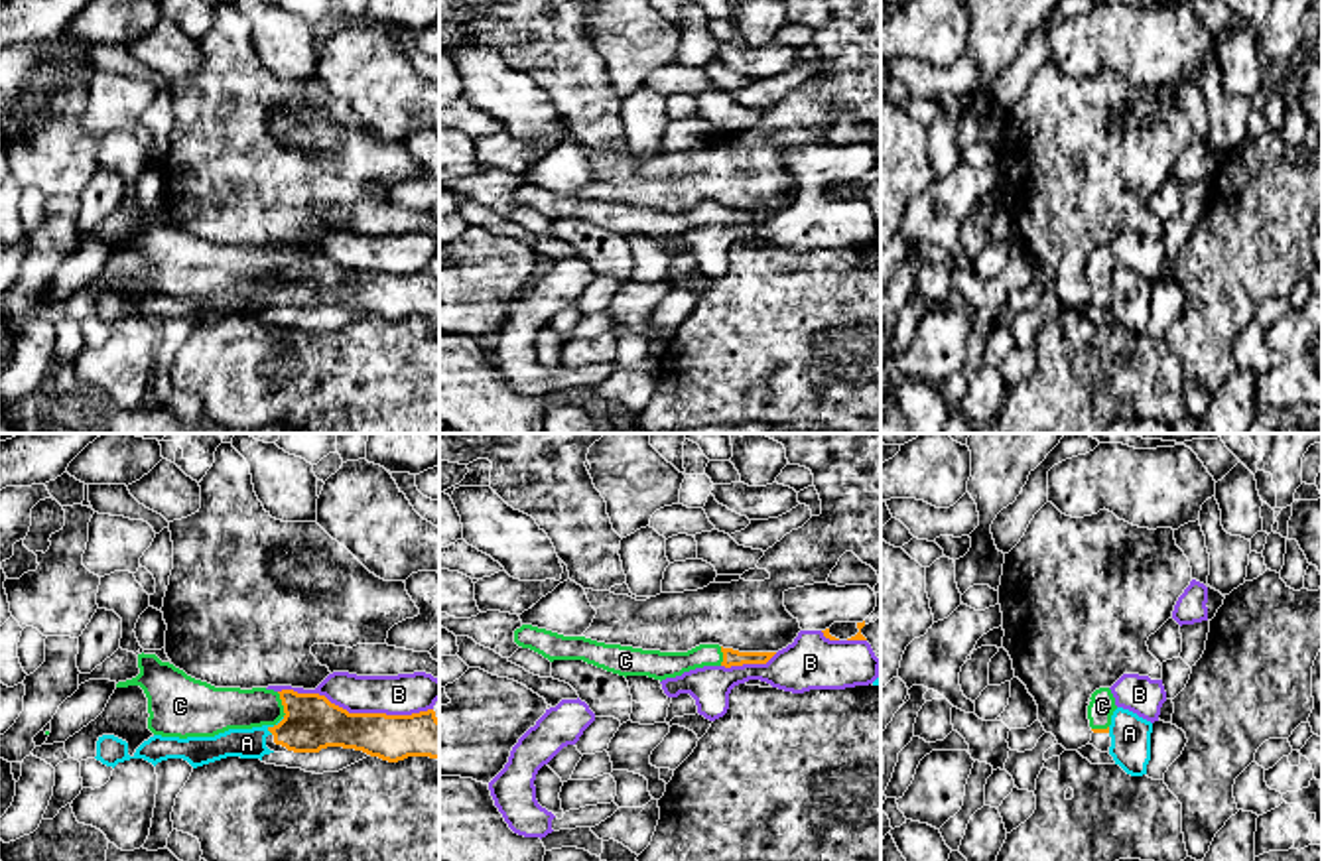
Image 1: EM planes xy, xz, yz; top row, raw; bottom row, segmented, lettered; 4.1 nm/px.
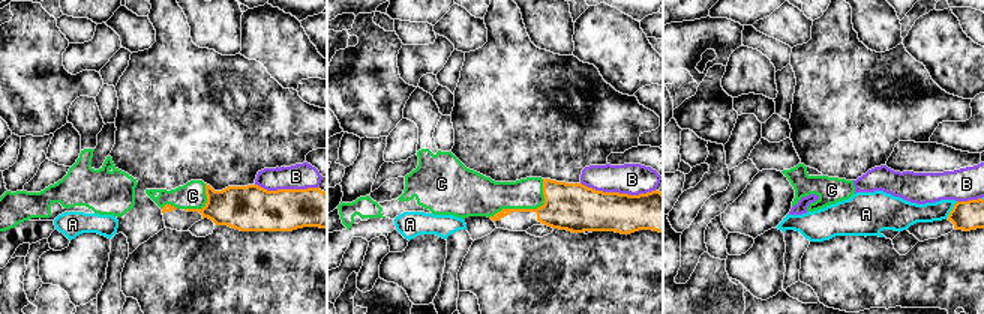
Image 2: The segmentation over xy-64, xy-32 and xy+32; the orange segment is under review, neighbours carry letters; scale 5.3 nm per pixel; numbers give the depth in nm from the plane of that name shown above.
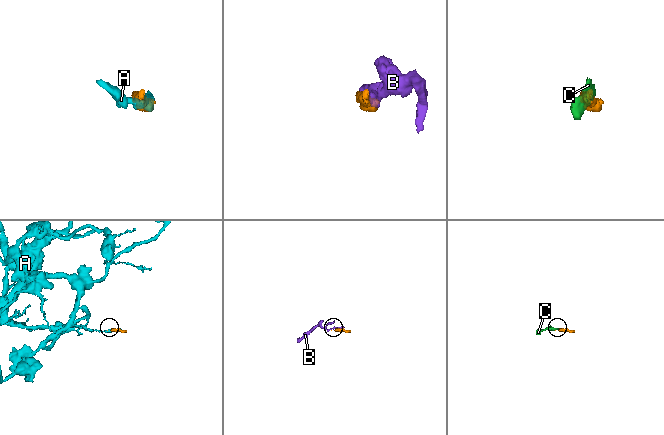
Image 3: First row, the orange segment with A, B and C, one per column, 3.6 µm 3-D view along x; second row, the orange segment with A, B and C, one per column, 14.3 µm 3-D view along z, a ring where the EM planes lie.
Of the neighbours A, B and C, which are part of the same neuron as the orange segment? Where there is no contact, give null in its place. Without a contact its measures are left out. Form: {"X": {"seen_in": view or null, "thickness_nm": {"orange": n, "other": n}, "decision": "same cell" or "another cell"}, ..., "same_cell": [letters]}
{"A": {"seen_in": "xy", "thickness_nm": {"orange": 220, "other": 130}, "decision": "another cell"}, "B": {"seen_in": "xy", "thickness_nm": {"orange": 220, "other": 170}, "decision": "another cell"}, "C": {"seen_in": "xy", "thickness_nm": {"orange": 220, "other": 180}, "decision": "same cell"}, "same_cell": ["C"]}

